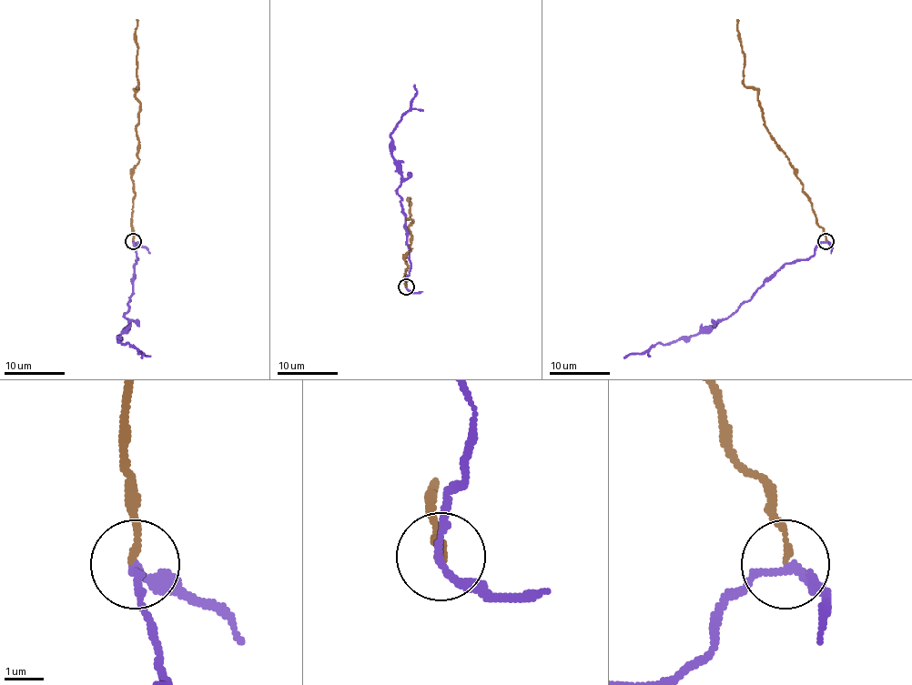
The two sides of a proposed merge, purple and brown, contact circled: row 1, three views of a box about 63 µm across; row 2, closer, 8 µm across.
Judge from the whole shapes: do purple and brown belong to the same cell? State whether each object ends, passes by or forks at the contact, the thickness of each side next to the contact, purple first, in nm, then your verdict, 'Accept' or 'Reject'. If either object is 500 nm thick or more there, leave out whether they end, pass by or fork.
At the ring purple passes by. At the ring brown ends. Thickness 180 nm (purple) against 160 nm. Reject

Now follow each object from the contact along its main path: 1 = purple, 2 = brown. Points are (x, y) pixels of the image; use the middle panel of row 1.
1: (405, 286), (410, 267), (405, 215), (398, 193), (402, 176), (391, 155), (390, 134), (410, 107), (414, 85)
2: (405, 286), (407, 263), (403, 256), (411, 249), (409, 228), (413, 220), (409, 217), (409, 197), (411, 199)

